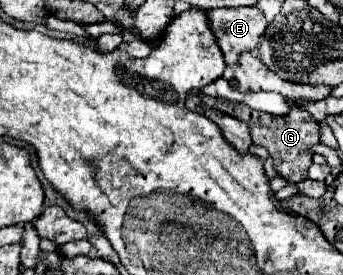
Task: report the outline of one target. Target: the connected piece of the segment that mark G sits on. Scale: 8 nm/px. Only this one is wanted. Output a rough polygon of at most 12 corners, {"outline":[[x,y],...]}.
{"outline":[[219,98],[219,110],[249,124],[275,168],[307,178],[319,122],[291,104],[287,116]]}

